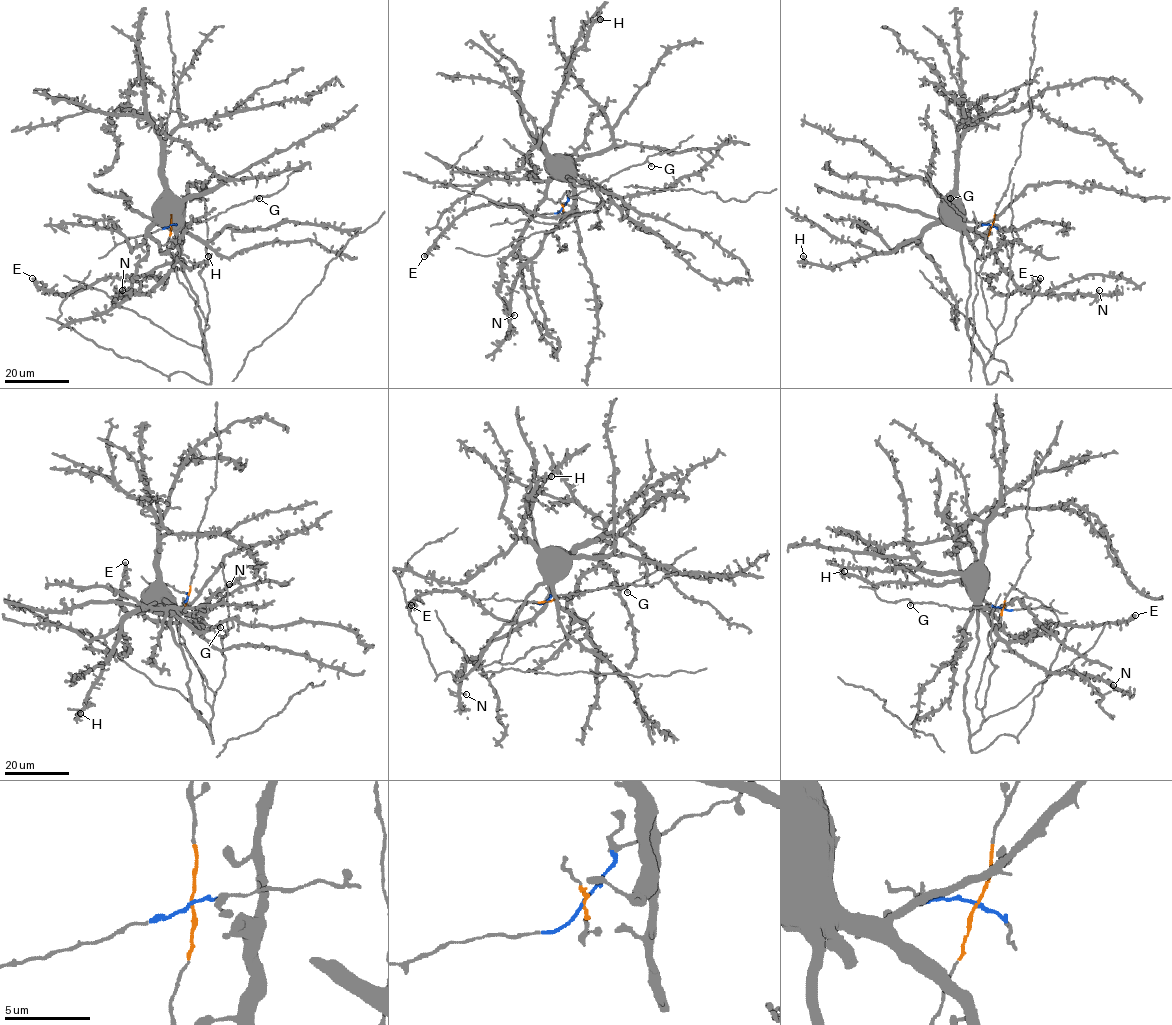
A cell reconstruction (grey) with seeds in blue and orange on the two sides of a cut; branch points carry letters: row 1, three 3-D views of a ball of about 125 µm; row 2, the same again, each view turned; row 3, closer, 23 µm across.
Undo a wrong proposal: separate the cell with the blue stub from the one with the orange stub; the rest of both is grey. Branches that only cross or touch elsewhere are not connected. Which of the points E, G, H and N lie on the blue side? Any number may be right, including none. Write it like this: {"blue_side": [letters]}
{"blue_side": ["G"]}

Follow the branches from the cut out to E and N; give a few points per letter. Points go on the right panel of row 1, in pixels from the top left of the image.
E: (991, 225), (974, 263), (995, 332), (985, 365), (962, 233), (1001, 264), (997, 294), (1040, 278)
N: (991, 225), (974, 263), (995, 332), (985, 365), (968, 334), (964, 230), (976, 231), (1027, 291), (1099, 290)

